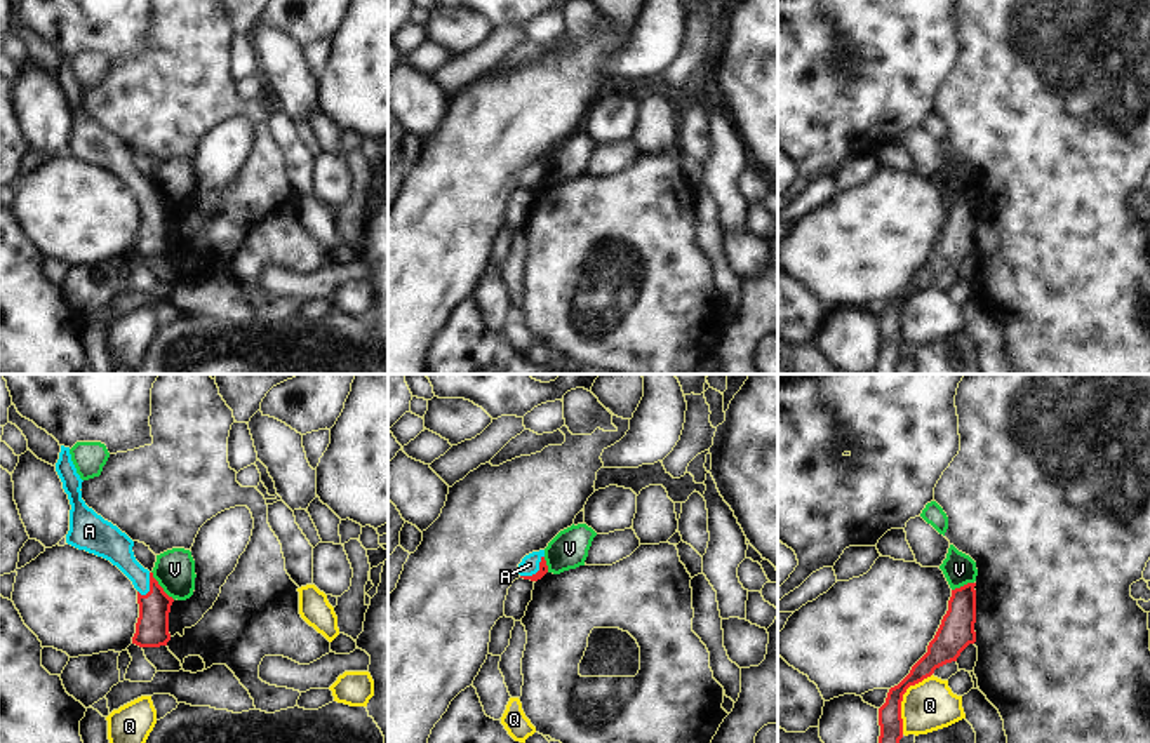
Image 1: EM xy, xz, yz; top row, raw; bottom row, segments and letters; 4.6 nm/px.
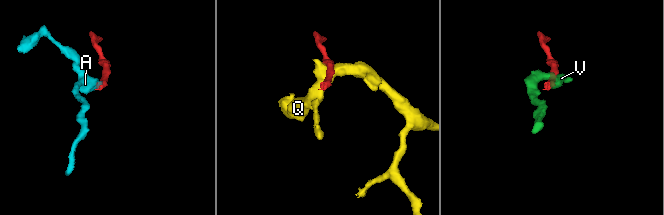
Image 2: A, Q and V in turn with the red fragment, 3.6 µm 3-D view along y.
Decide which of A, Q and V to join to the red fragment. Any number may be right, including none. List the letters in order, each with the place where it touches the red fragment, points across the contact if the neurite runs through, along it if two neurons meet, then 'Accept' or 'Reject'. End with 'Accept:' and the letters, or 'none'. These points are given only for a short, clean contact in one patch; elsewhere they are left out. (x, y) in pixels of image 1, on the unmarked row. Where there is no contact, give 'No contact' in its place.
A: Touches red at xz (538, 181). Path across: xz (543, 178), (538, 181), (529, 174). Accept
Q: Touches red at yz (902, 310). Boundary: yz (931, 284), (912, 294), (903, 305), (902, 343). Reject
V: Touches red at xy (160, 197). Boundary: xy (152, 181), (157, 194), (174, 209). Reject
Accept: A

